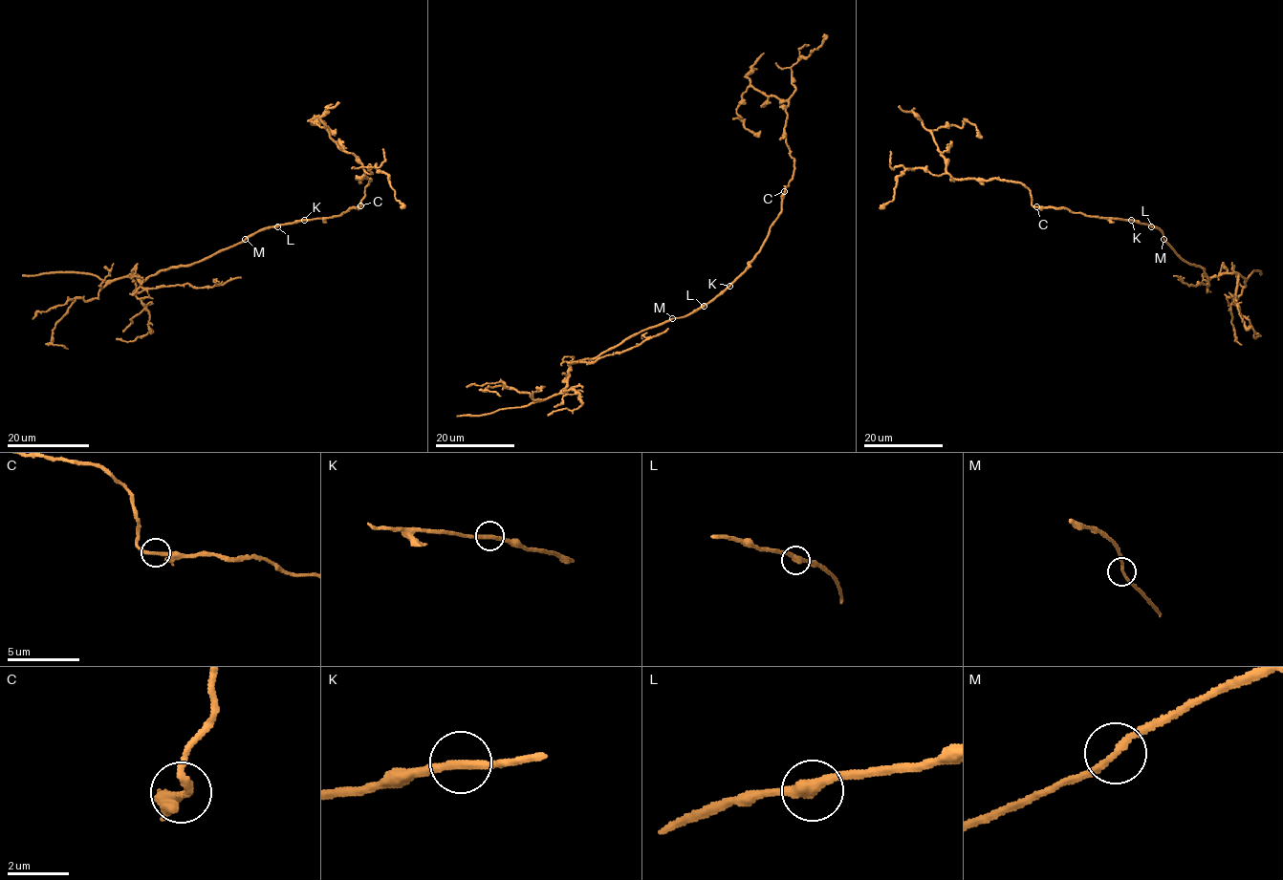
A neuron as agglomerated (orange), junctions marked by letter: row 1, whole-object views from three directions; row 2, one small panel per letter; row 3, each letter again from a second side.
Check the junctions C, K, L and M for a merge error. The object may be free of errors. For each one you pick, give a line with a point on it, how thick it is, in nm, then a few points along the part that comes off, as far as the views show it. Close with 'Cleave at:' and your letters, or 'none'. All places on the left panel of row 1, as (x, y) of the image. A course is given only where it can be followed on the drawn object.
Cleave at: none

